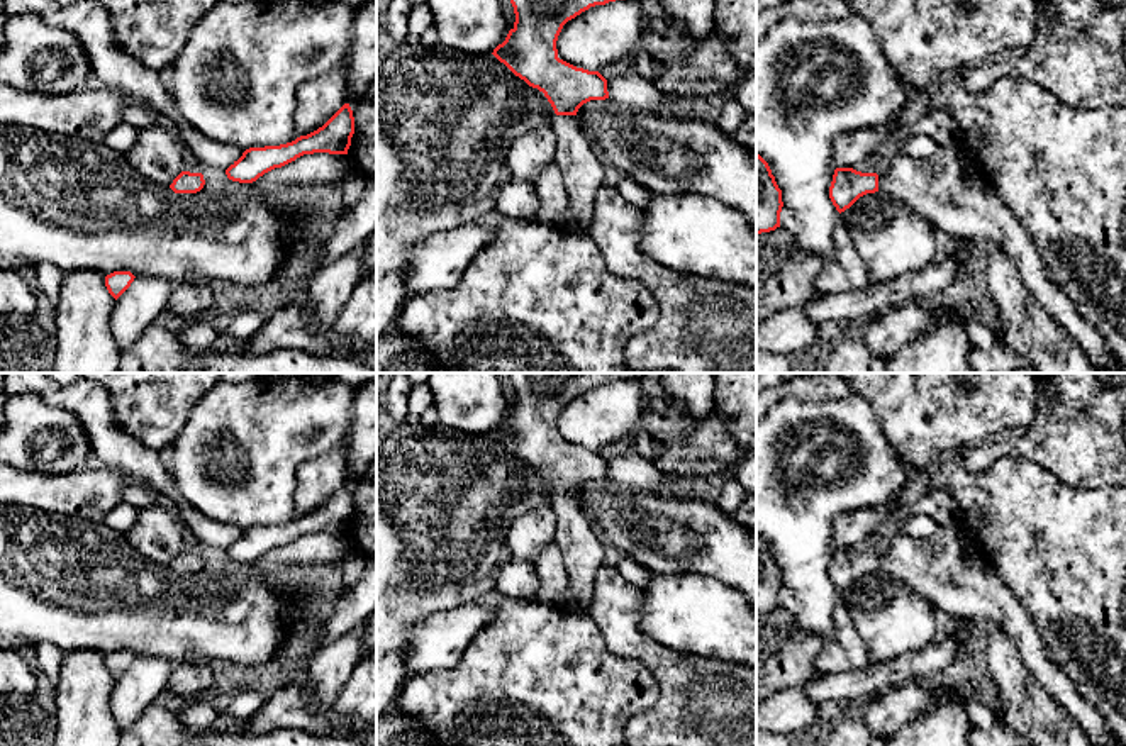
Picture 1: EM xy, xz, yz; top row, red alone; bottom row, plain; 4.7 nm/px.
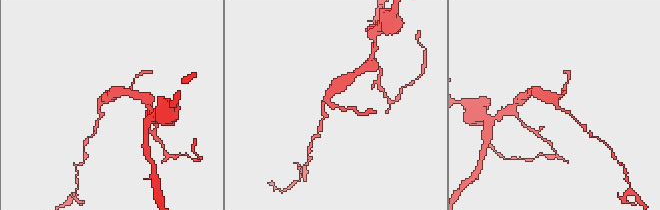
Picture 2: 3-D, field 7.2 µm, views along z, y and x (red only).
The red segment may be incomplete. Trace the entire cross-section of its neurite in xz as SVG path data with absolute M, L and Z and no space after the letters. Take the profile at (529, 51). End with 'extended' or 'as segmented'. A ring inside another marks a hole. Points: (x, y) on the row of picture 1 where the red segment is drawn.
M510 0L516 14L514 27L505 41L493 49L493 56L529 86L544 93L555 110L551 120L556 132L555 164L563 175L568 195L568 212L561 231L587 234L594 219L594 198L605 178L604 156L583 137L577 120L578 109L590 100L609 98L607 80L599 71L577 68L558 58L556 41L563 25L595 5L616 0Z; extended

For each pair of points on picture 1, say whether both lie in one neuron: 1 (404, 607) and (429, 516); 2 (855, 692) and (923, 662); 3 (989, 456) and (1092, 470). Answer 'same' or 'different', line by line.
1: same
2: same
3: same

